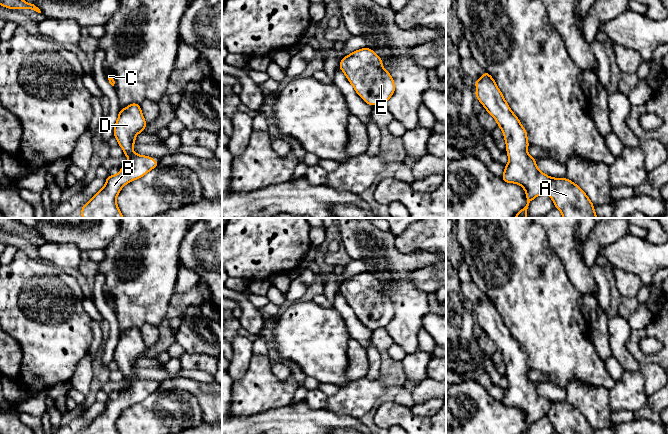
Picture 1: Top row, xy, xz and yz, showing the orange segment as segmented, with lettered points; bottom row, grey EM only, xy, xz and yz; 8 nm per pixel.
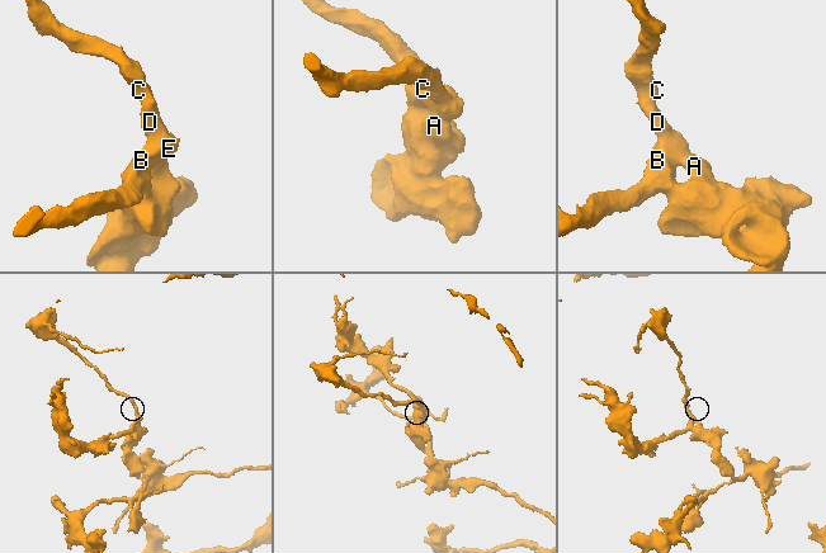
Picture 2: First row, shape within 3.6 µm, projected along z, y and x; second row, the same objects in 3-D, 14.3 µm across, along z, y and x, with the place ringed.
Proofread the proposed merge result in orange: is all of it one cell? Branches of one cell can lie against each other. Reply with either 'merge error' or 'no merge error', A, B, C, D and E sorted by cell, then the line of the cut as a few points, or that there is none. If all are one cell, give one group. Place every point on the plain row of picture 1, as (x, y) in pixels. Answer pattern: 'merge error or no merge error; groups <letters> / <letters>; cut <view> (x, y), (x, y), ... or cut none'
no merge error; groups A B C D E; cut none

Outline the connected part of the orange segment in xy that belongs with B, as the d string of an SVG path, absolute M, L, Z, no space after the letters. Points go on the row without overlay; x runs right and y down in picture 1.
M137 327L120 333L114 351L114 361L118 364L118 369L124 373L124 379L129 382L129 386L121 390L118 398L109 399L104 411L81 434L119 434L116 422L122 411L130 405L143 401L160 388L150 380L138 379L131 374L136 367L136 359L145 355L146 348L141 331Z

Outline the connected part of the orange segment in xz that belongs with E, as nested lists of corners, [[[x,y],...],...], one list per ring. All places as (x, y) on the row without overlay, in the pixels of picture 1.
[[[369,272],[354,275],[339,288],[356,317],[371,330],[386,327],[395,314],[394,303],[381,288],[382,283]]]

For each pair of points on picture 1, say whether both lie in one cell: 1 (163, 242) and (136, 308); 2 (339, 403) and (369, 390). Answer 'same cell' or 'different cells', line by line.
1: same cell
2: same cell

